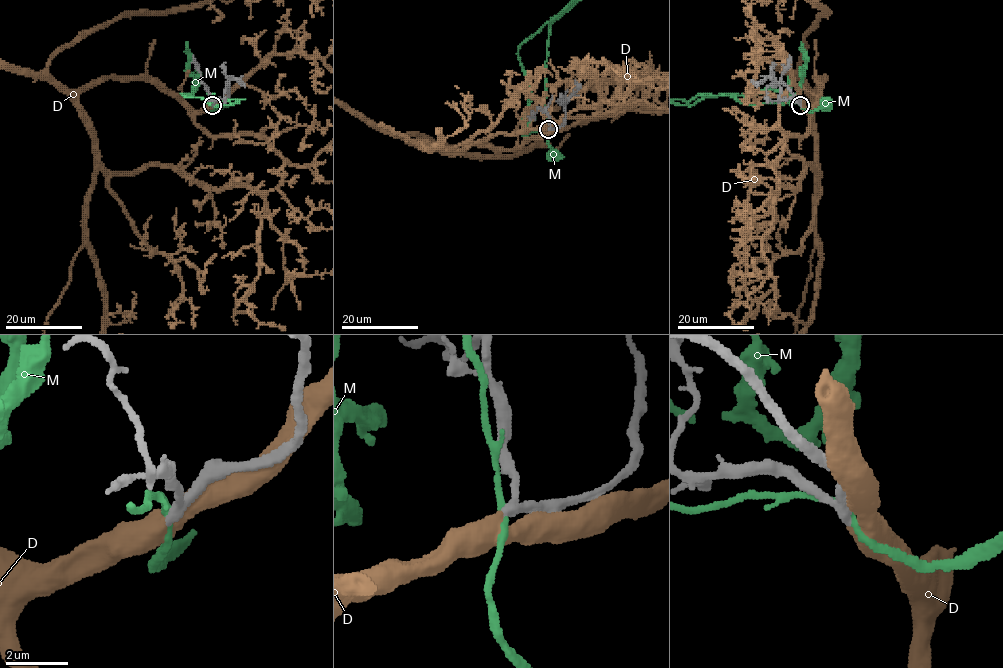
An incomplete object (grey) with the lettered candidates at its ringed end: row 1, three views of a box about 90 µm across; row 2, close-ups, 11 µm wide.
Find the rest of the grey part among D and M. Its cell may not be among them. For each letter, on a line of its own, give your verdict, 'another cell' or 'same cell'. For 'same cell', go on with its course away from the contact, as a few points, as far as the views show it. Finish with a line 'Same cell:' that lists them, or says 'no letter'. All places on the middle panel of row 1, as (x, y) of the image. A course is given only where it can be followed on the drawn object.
D: same cell
M: another cell
Same cell: D

